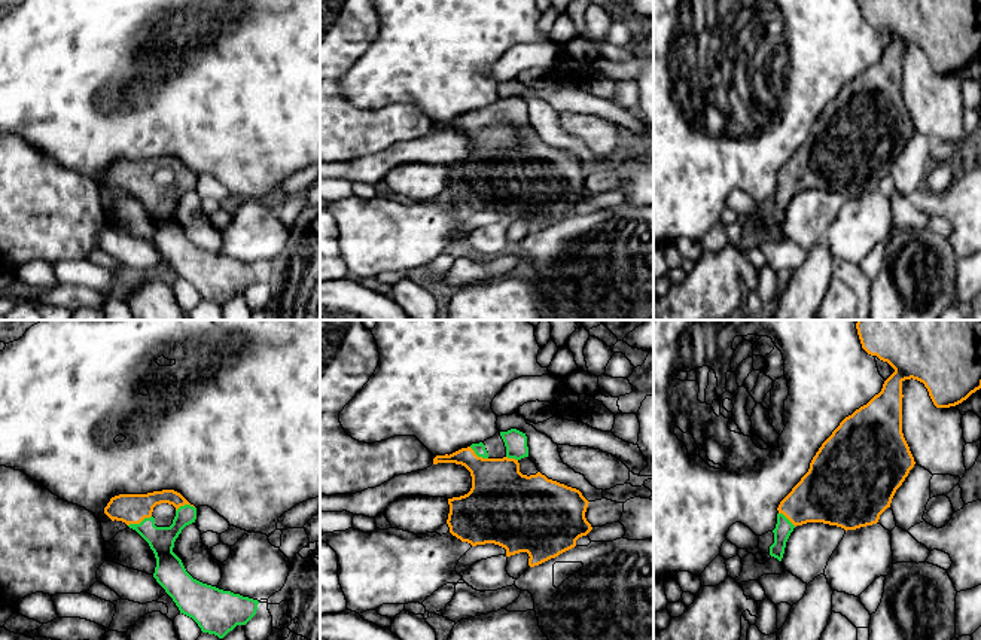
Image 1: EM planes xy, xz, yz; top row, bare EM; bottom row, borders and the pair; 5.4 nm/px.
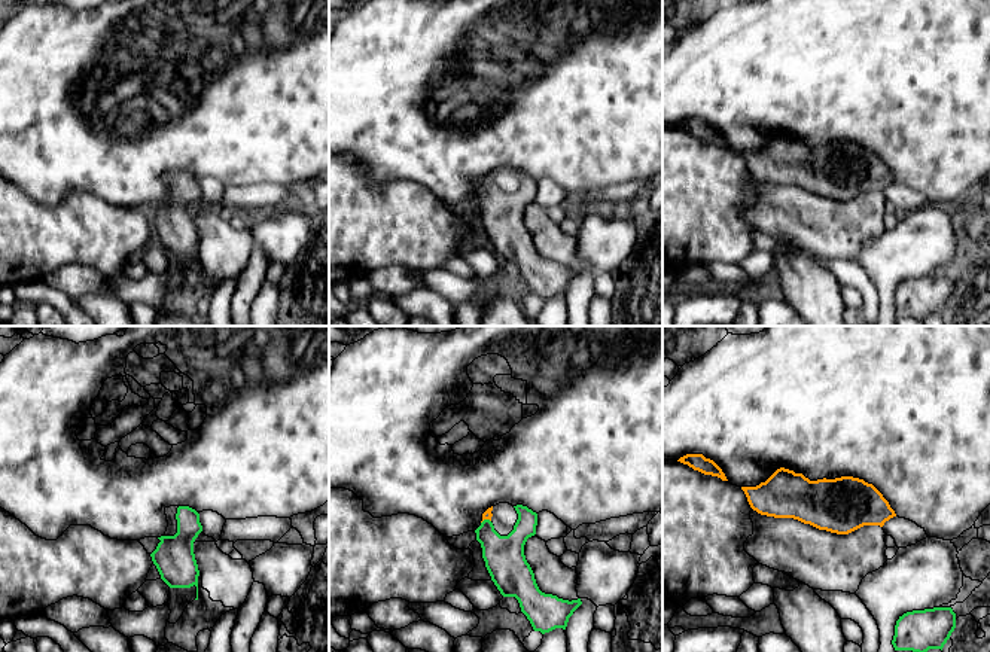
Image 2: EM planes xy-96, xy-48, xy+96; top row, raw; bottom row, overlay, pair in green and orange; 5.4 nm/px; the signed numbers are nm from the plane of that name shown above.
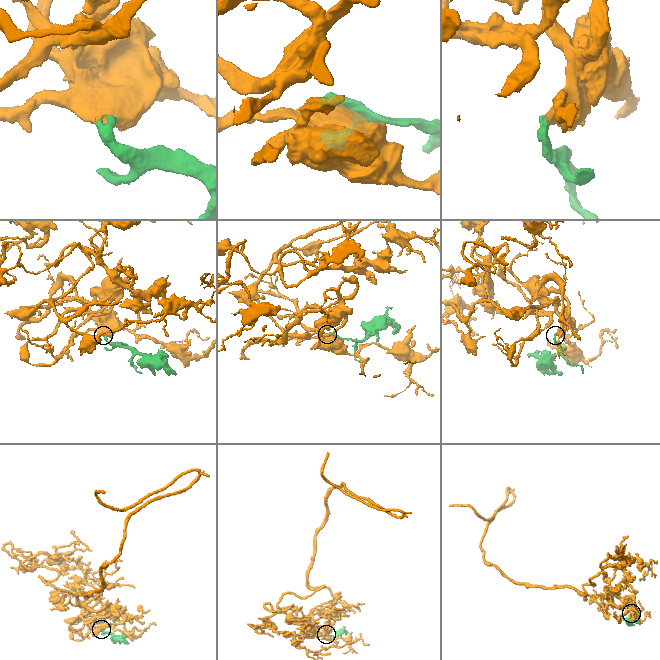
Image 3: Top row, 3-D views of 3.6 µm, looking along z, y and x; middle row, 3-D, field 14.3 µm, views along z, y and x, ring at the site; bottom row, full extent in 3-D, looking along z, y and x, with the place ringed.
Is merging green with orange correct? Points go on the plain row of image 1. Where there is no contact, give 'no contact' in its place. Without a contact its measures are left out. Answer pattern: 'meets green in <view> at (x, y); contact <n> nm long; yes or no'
meets green in xy at (140, 189); contact 140 nm long; yes

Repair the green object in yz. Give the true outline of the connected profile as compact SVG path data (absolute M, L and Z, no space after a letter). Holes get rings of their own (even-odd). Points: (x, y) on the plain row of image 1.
M857 0L862 15L887 28L895 39L883 55L866 71L846 83L822 110L810 129L808 138L780 168L777 191L773 196L774 210L770 222L782 228L786 208L796 192L823 189L847 196L877 191L880 182L890 174L896 156L902 152L916 128L902 100L902 49L917 46L924 51L936 74L950 74L966 67L981 55L981 0Z

